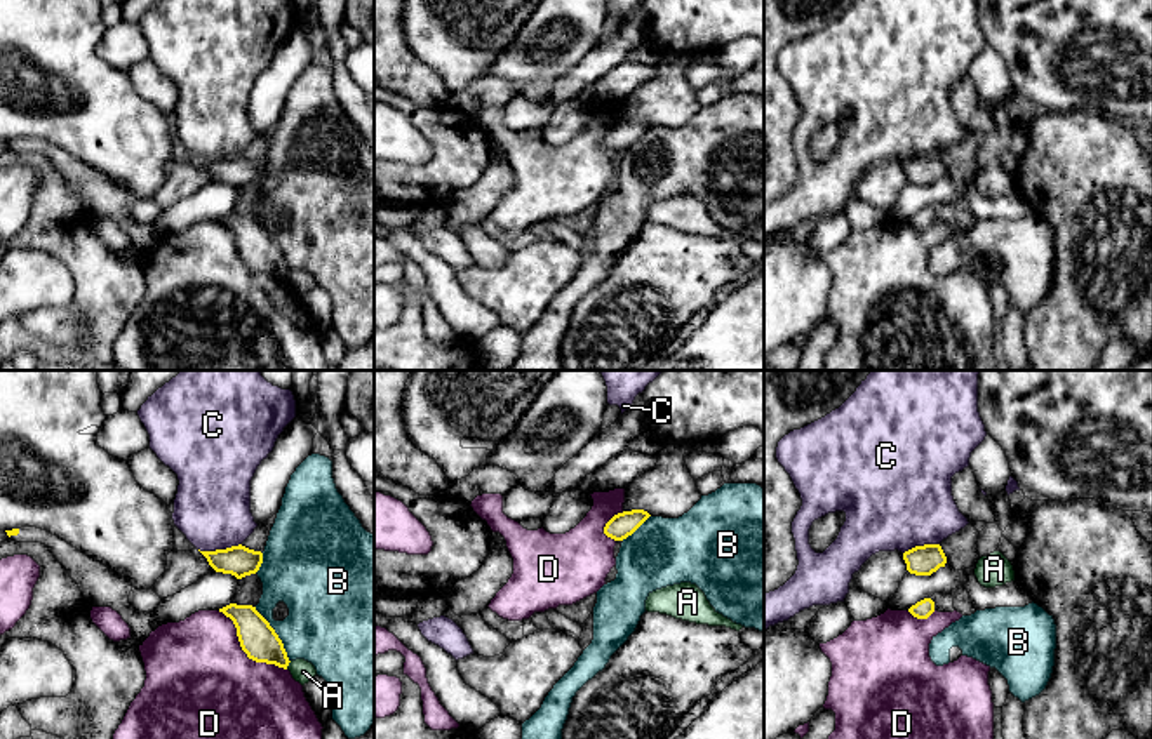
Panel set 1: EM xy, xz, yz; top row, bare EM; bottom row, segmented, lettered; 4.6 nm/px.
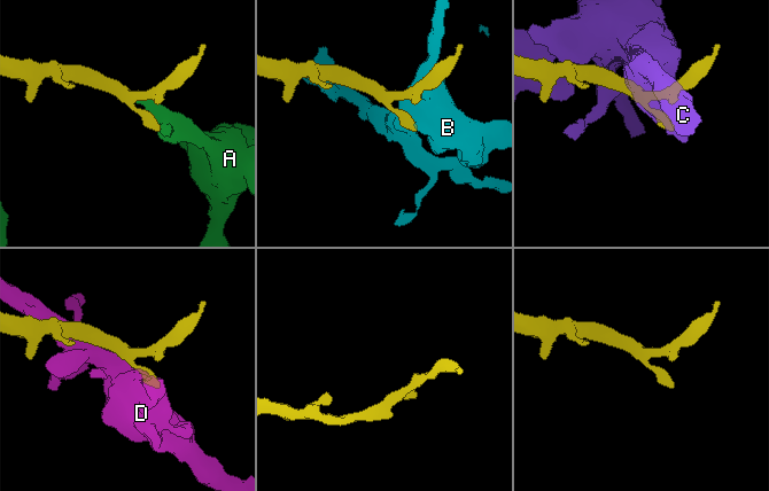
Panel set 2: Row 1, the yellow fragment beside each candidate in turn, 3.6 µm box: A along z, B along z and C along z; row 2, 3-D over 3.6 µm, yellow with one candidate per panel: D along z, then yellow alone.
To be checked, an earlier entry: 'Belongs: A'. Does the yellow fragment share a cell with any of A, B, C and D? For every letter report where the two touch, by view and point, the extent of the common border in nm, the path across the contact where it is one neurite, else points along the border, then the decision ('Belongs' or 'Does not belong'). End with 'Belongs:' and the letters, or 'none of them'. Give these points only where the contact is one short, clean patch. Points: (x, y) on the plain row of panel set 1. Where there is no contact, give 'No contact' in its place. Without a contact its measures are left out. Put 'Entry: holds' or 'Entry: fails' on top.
Entry: holds
A: Touches yellow at xy (288, 275). Shared border 50 nm. Belongs
B: Touches yellow at xy (277, 246). Shared border 300 nm. Does not belong
C: Touches yellow at xy (220, 160). Shared border 200 nm. Does not belong
D: Touches yellow at xy (242, 259). Shared border 420 nm. Does not belong
Belongs: A

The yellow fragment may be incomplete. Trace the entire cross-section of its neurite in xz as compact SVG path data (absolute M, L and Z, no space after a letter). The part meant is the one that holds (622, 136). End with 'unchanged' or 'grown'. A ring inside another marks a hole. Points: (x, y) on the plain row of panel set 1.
M632 120L614 125L604 137L604 144L614 151L632 146L651 125L644 120Z | unchanged

